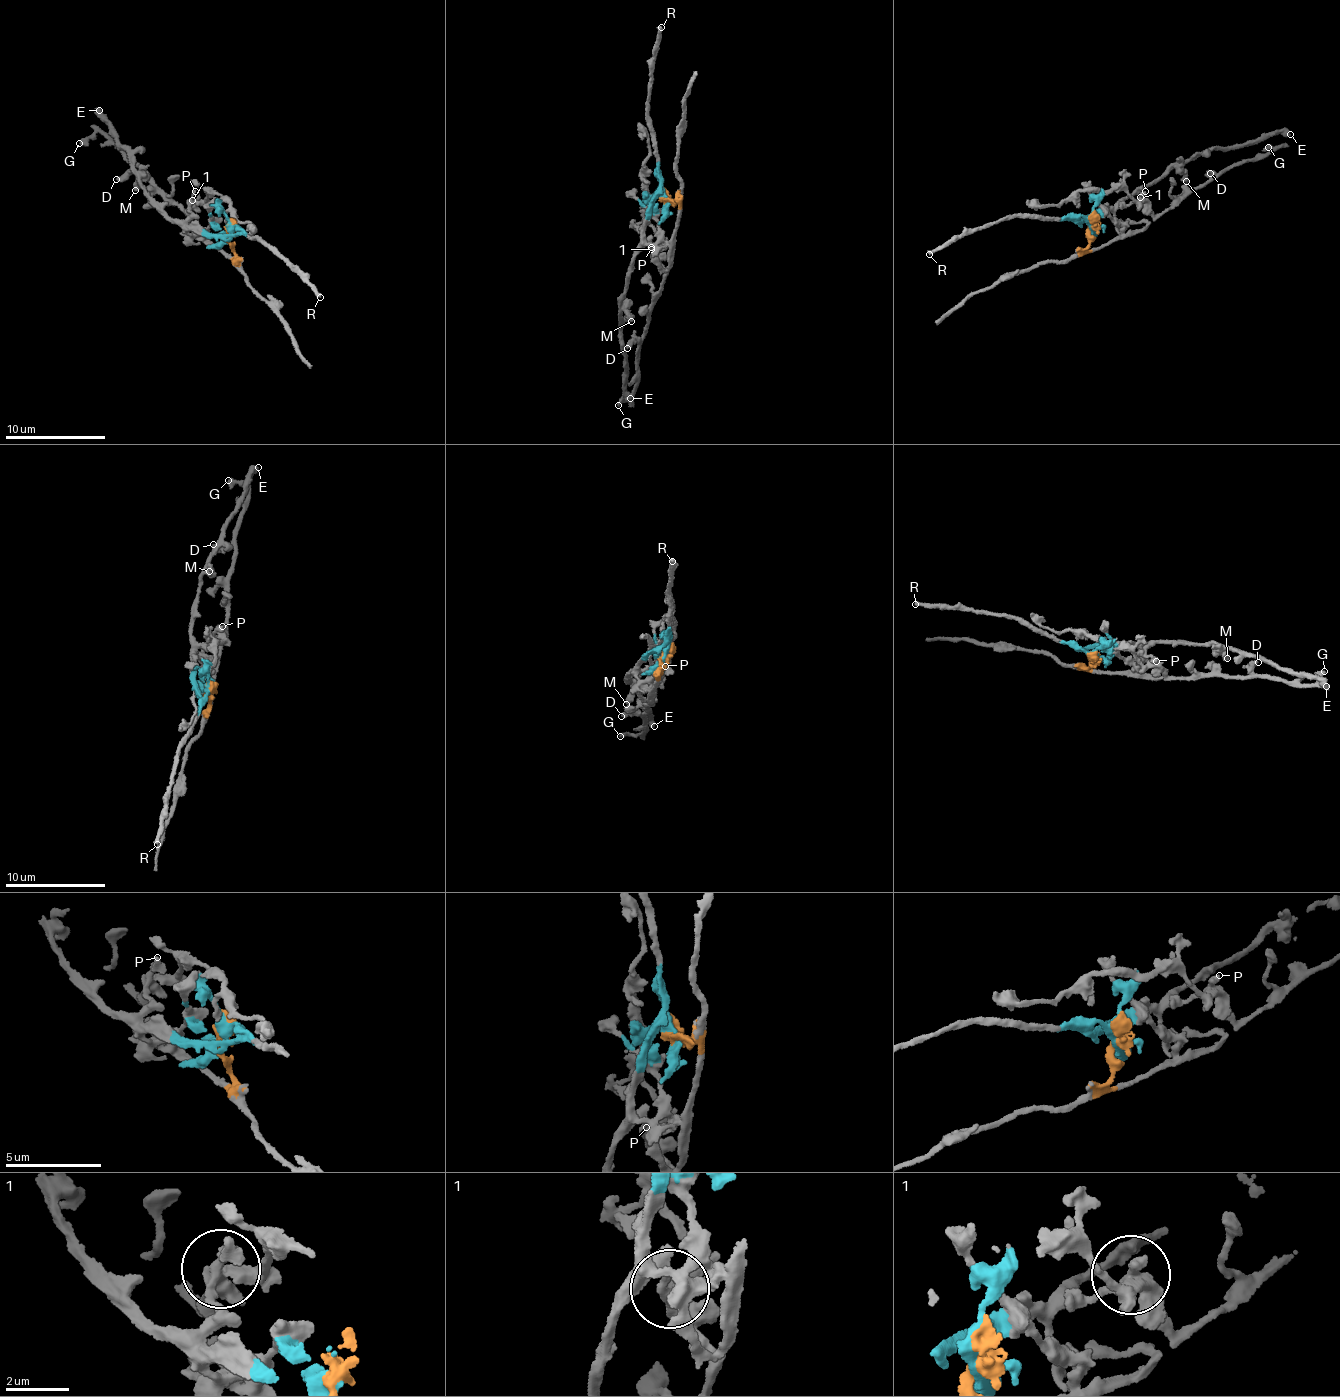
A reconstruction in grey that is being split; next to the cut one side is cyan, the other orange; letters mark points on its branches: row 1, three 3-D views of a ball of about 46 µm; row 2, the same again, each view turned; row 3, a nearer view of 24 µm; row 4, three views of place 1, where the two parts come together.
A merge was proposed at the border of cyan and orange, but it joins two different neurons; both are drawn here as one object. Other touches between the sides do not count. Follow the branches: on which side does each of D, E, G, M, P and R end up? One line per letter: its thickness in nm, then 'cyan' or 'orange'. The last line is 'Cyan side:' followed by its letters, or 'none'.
D: calibre 380 nm; orange
E: calibre 480 nm; cyan
G: calibre 360 nm; orange
M: calibre 400 nm; cyan
P: calibre 320 nm; cyan
R: calibre 280 nm; cyan
Cyan side: E, M, P, R

